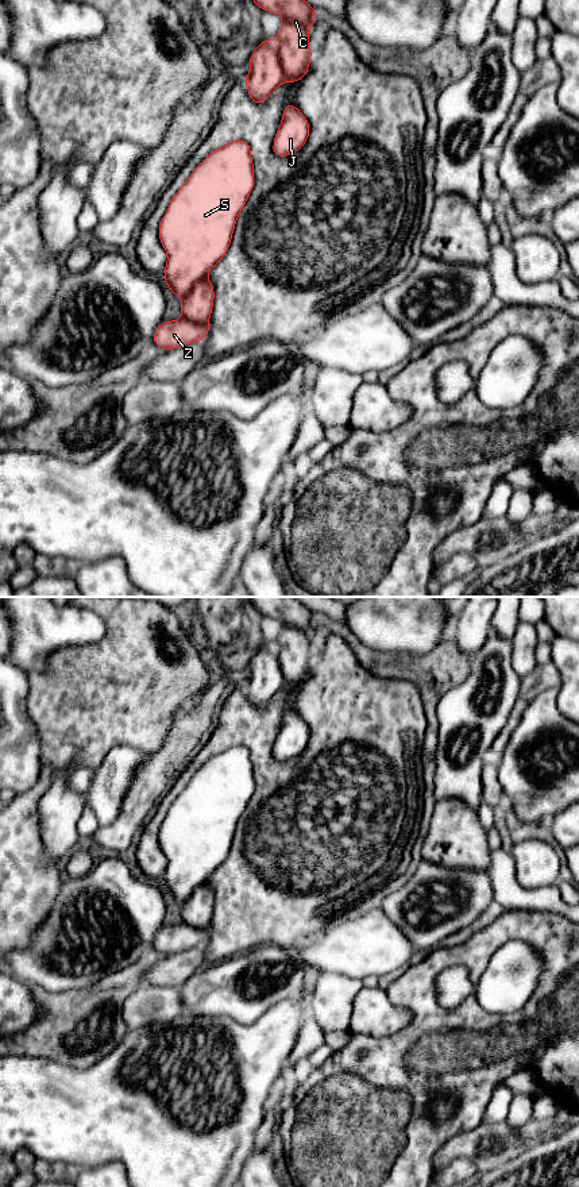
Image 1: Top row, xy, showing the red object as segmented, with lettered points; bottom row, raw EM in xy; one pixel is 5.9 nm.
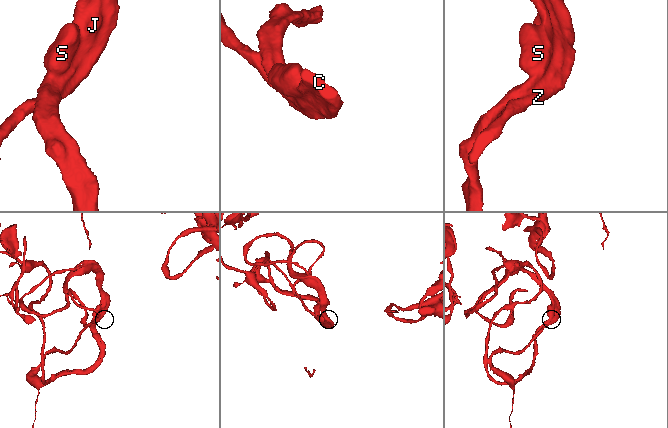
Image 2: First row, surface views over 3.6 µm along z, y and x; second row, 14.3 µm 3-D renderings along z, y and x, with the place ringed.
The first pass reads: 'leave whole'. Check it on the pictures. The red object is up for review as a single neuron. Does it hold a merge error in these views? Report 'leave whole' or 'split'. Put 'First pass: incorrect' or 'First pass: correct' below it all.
leave whole
First pass: correct

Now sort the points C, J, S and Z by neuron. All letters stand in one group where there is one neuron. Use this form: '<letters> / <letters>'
C J S Z

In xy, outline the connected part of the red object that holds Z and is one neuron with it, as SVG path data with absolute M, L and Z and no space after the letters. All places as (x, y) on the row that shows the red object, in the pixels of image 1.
M239 139L212 151L173 196L158 235L167 254L163 282L182 300L182 317L155 329L151 342L163 350L208 336L215 289L206 274L227 254L254 184L251 147Z

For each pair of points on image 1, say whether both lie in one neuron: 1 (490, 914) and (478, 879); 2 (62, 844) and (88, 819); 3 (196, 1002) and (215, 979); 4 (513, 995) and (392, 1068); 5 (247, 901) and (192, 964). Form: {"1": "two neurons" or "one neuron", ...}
{"1": "two neurons", "2": "two neurons", "3": "one neuron", "4": "two neurons", "5": "two neurons"}

